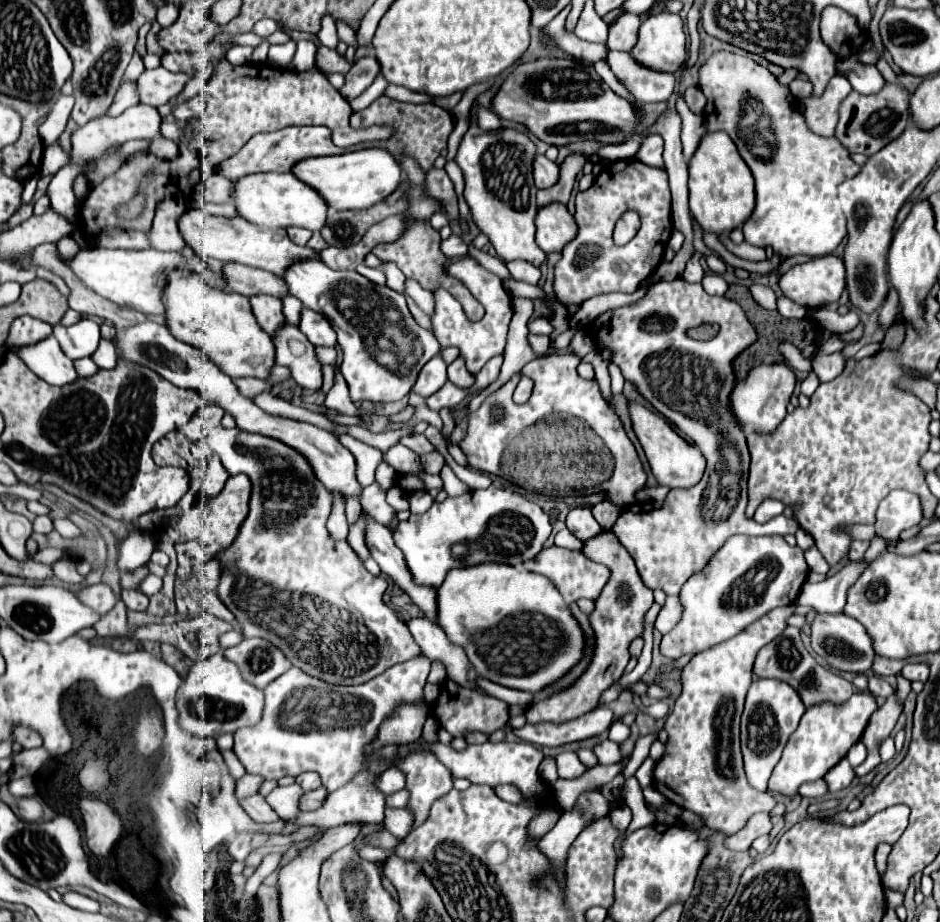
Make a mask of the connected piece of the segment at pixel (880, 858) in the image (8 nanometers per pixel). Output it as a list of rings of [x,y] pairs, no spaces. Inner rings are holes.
[[[881,843],[881,845],[877,847],[877,851],[875,851],[875,861],[877,861],[877,869],[879,869],[879,873],[885,871],[885,863],[887,863],[887,855],[889,855],[889,851],[891,851],[891,845],[887,845],[887,843]]]

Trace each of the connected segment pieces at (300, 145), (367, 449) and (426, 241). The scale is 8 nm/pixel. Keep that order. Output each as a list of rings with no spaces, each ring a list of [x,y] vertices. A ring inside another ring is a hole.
[[[285,127],[275,133],[257,133],[251,141],[247,141],[239,153],[229,157],[227,161],[221,163],[219,173],[225,175],[231,181],[239,181],[243,175],[251,173],[263,173],[263,171],[291,171],[295,167],[293,163],[299,163],[309,157],[325,157],[325,155],[339,155],[349,149],[337,147],[331,141],[331,131],[327,127]],[[275,145],[275,147],[273,147]],[[273,147],[273,149],[271,149]]]
[[[341,435],[339,441],[355,455],[357,459],[357,481],[361,483],[361,487],[367,487],[369,483],[375,481],[375,469],[379,465],[379,461],[383,459],[379,449],[373,449],[371,445],[365,445],[349,435]]]
[[[411,223],[407,227],[407,231],[401,235],[401,239],[397,239],[391,245],[379,245],[379,247],[375,247],[373,249],[373,255],[377,255],[383,263],[395,263],[405,273],[407,279],[415,279],[423,289],[429,289],[429,291],[435,291],[439,287],[447,289],[453,297],[457,297],[457,301],[465,309],[465,315],[471,321],[479,321],[483,317],[483,313],[485,313],[483,311],[483,305],[479,301],[475,301],[473,295],[457,279],[453,279],[447,273],[447,261],[449,261],[449,257],[445,257],[443,251],[441,251],[439,231],[431,229],[429,223]]]

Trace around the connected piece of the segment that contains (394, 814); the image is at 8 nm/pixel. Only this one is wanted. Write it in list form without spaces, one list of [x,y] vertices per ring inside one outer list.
[[[385,809],[383,825],[397,839],[405,839],[411,825],[413,825],[413,815],[409,809]]]

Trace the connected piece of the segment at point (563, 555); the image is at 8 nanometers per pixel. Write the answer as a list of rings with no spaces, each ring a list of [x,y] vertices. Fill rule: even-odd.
[[[547,547],[543,551],[539,551],[539,555],[535,555],[535,559],[529,559],[527,563],[523,563],[523,567],[527,571],[545,575],[547,579],[551,579],[551,583],[561,591],[563,599],[567,605],[571,605],[573,601],[587,597],[587,599],[597,599],[603,585],[609,579],[609,569],[605,565],[593,563],[591,559],[587,559],[581,551],[571,551],[571,549],[563,549],[563,547]]]

